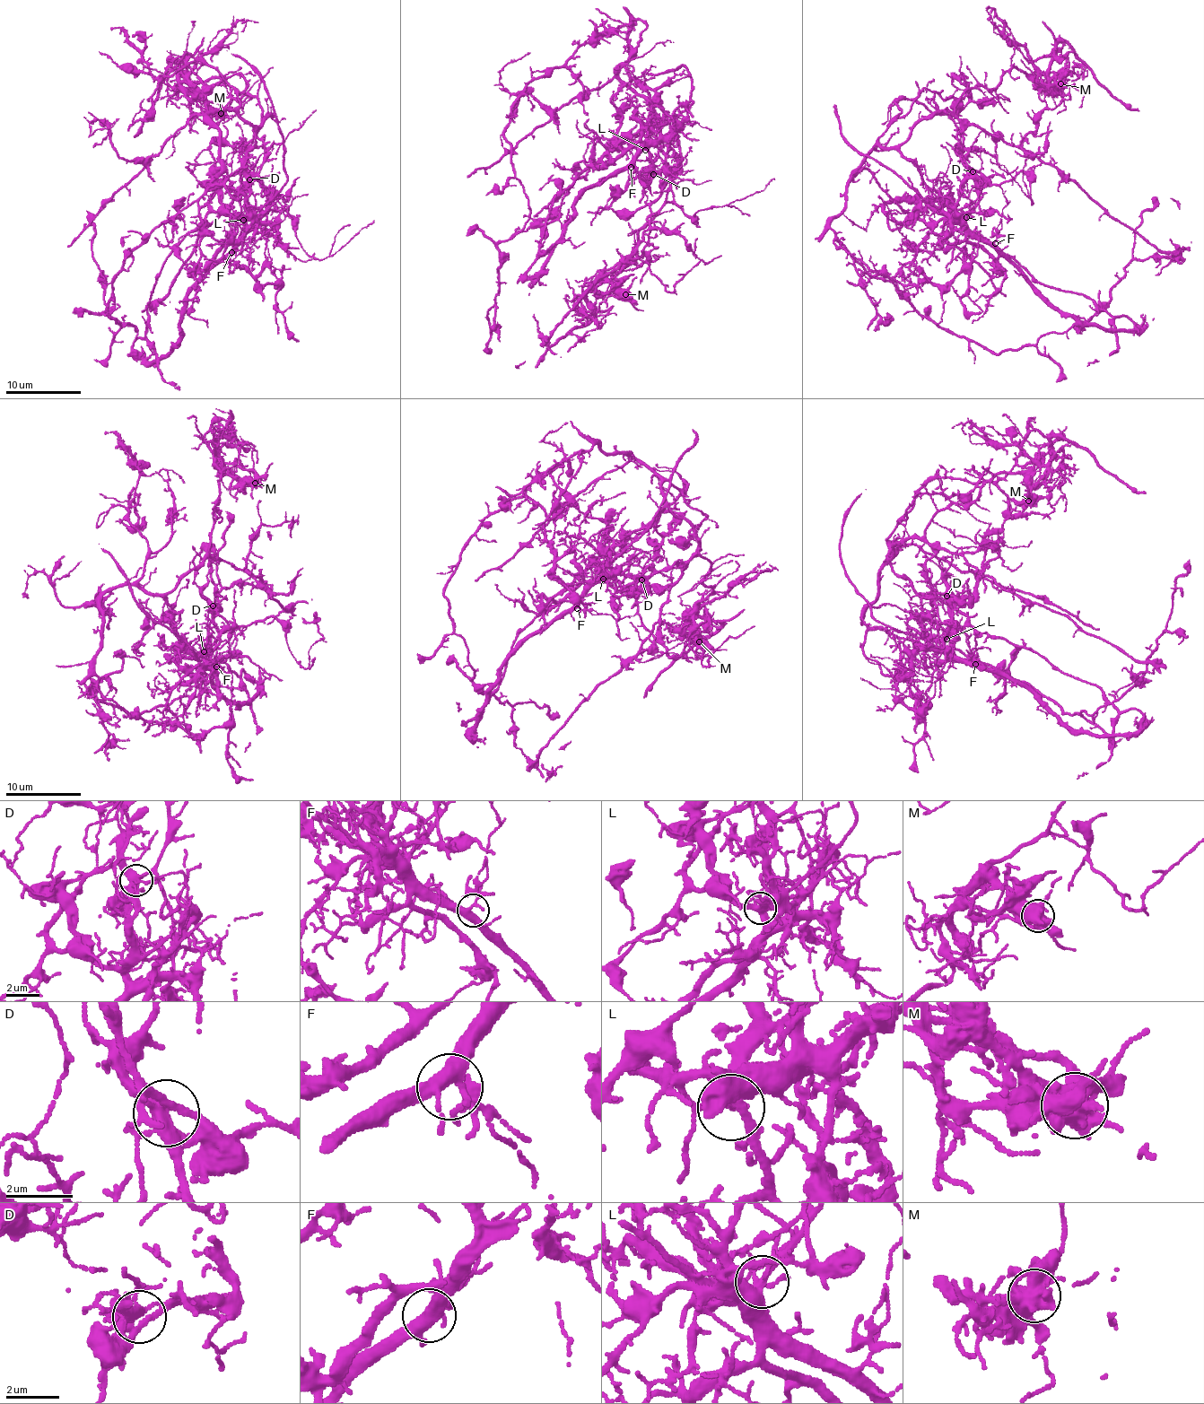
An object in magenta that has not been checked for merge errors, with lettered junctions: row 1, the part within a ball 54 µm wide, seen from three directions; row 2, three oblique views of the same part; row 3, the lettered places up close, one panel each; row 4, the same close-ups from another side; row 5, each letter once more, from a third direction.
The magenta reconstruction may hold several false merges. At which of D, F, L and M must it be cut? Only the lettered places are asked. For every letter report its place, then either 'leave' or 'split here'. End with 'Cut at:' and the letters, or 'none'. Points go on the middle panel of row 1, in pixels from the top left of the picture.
D: at (653, 174); split here
F: at (631, 167); leave
L: at (645, 150); leave
M: at (625, 294); split here
Cut at: D, M

